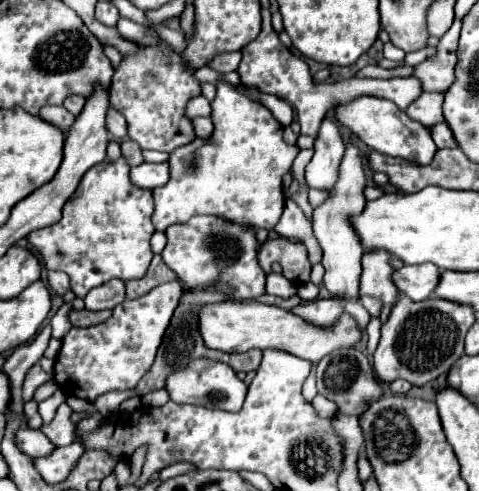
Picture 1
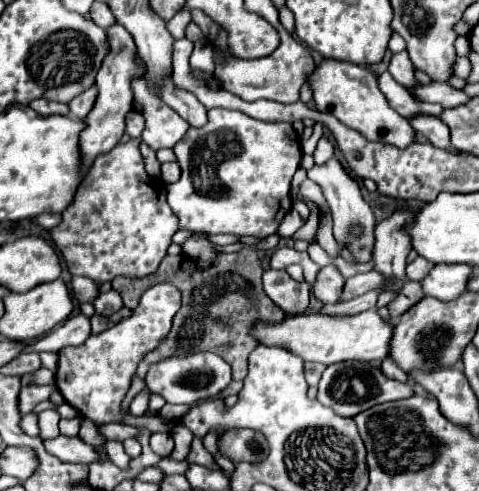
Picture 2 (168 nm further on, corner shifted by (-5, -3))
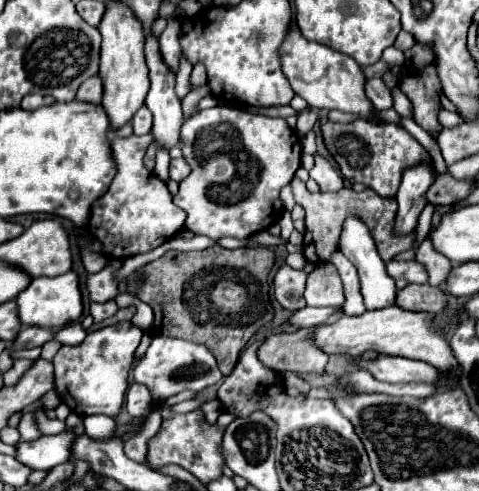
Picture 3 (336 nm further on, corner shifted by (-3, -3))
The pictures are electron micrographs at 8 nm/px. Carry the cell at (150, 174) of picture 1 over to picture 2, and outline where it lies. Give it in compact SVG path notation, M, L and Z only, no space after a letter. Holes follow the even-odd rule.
M174 161L174 163L162 163L162 181L164 183L174 183L180 179L180 165Z

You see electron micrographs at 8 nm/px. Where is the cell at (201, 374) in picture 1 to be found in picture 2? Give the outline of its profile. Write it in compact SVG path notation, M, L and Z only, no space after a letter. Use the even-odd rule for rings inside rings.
M194 353L188 357L170 357L170 359L150 365L144 381L146 381L146 387L152 393L162 395L166 399L166 403L190 405L198 399L220 393L224 387L230 385L232 375L230 375L230 365L222 357L218 357L214 353Z

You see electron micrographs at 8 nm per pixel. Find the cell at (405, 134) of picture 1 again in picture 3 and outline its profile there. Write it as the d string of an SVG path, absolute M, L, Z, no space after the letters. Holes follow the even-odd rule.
M292 27L280 47L280 61L282 61L282 71L288 77L294 93L304 97L310 107L328 109L328 111L338 109L344 113L354 113L354 115L374 121L374 123L382 123L372 101L364 93L366 77L364 77L360 65L352 57L348 57L344 53L336 53L326 45L306 41L298 33L298 29Z

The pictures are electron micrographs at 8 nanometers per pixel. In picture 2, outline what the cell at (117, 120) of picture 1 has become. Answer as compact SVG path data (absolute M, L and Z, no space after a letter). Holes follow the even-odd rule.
M130 111L126 117L126 133L130 137L140 137L144 131L144 117L140 111Z

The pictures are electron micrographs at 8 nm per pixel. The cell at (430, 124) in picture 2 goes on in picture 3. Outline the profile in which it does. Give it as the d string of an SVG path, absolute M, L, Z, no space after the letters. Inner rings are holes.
M394 87L392 93L394 93L394 109L398 111L398 115L412 119L412 101L398 87Z

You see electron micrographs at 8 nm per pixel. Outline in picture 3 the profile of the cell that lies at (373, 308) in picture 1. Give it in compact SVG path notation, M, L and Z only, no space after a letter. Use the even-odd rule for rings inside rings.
M406 285L396 295L396 305L406 311L440 313L446 307L446 293L430 285Z

